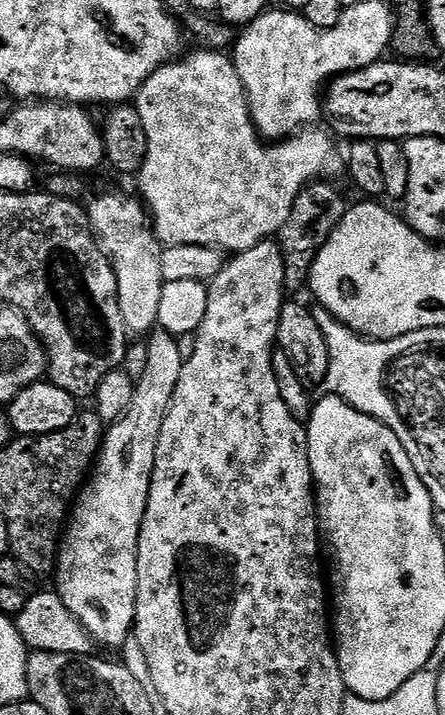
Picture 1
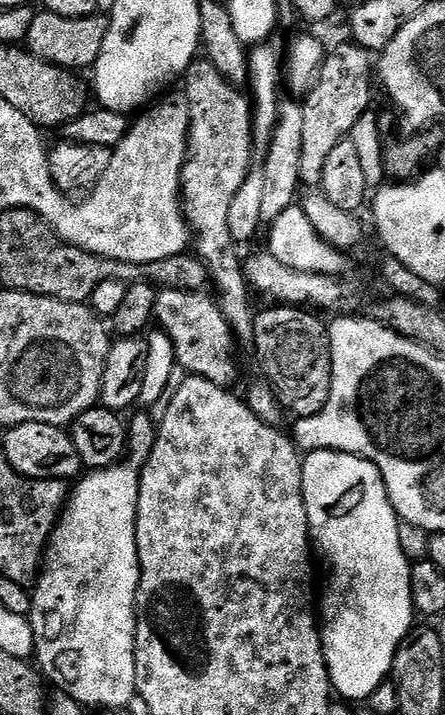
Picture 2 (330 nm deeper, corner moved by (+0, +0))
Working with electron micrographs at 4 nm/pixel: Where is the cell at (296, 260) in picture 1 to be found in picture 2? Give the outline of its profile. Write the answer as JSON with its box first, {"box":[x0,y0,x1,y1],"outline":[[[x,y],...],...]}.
{"box":[300,43,373,186],"outline":[[[347,43],[341,48],[334,49],[333,52],[331,49],[325,55],[324,63],[320,65],[320,74],[303,101],[300,183],[304,186],[320,186],[322,184],[326,160],[330,158],[330,152],[334,150],[334,146],[338,146],[338,142],[351,137],[358,118],[362,118],[362,114],[373,107],[373,57],[359,44]]]}

